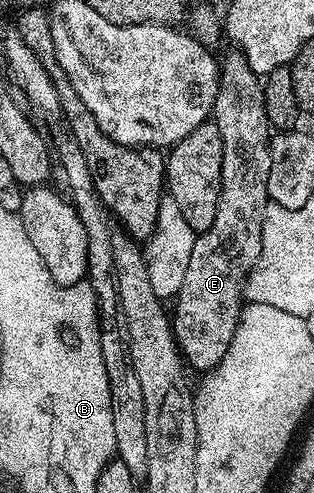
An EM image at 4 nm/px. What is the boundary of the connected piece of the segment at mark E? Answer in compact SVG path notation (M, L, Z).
M230 50L234 51L228 52L220 59L220 86L212 112L212 121L219 126L220 138L223 141L223 161L220 165L215 220L208 230L195 238L184 285L180 285L180 293L172 303L175 341L183 360L191 368L194 366L198 373L214 370L214 366L224 357L228 345L232 343L238 318L242 315L244 306L246 278L250 276L251 269L262 256L262 214L270 197L268 173L272 169L270 156L272 128L264 109L263 80L248 65L241 50Z

